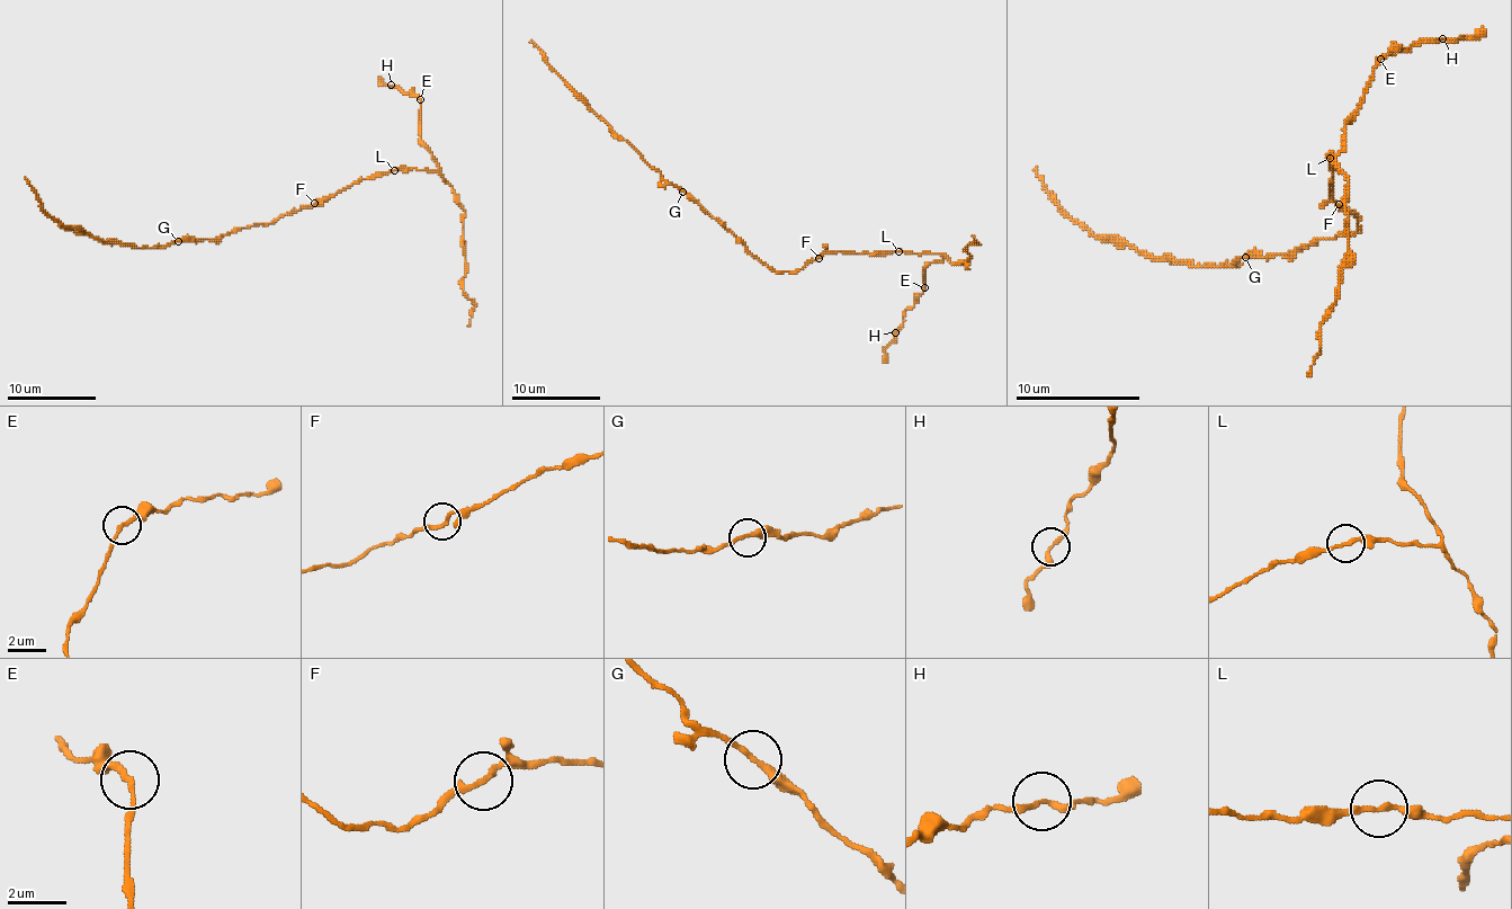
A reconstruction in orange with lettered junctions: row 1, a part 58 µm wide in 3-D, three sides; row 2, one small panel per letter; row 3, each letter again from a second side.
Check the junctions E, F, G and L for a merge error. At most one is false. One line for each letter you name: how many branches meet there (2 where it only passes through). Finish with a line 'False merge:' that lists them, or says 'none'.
False merge: none

